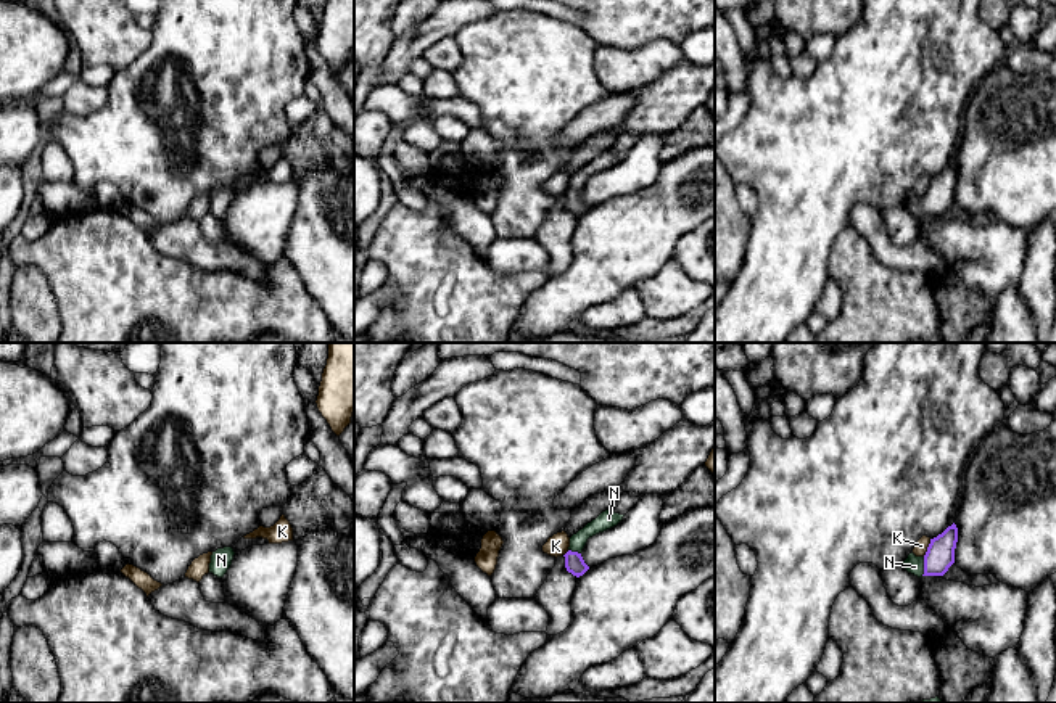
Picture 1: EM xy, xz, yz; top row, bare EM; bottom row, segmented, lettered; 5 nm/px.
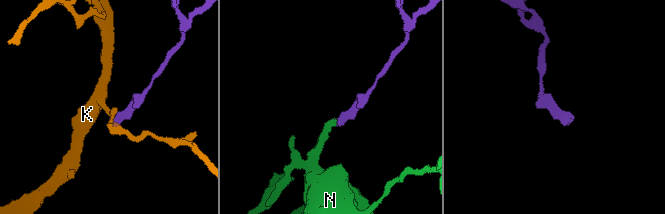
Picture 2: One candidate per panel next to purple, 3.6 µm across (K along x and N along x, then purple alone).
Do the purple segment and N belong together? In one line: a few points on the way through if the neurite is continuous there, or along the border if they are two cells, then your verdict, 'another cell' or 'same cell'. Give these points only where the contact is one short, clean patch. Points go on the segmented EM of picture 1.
runs through yz (940, 554), (924, 567), (915, 565); same cell

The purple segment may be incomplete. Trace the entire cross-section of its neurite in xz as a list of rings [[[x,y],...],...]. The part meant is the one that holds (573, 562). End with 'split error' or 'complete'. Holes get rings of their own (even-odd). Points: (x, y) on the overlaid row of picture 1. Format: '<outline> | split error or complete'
[[[613,510],[602,512],[596,520],[588,523],[583,529],[570,537],[570,547],[565,557],[565,568],[573,576],[583,576],[589,566],[584,563],[581,552],[589,537],[604,532],[613,526],[617,526],[625,515],[615,513]]] | split error

